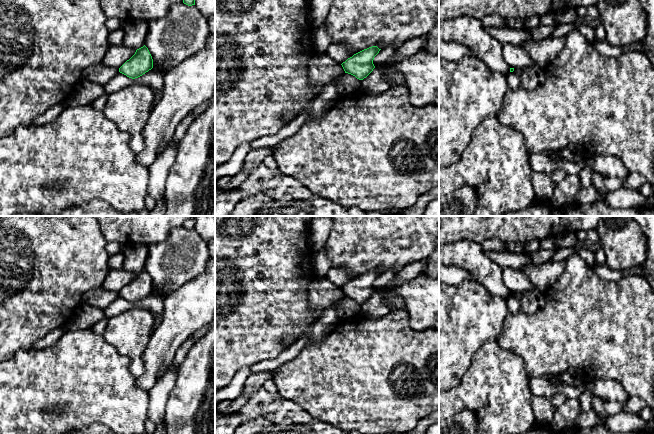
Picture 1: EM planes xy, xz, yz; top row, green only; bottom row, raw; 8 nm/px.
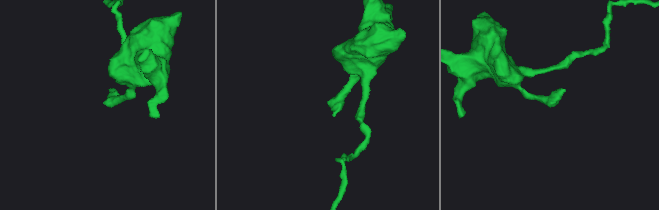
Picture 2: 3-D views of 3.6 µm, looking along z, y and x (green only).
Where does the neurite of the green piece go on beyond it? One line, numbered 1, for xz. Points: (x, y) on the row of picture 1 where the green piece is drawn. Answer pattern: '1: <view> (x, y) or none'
1: none

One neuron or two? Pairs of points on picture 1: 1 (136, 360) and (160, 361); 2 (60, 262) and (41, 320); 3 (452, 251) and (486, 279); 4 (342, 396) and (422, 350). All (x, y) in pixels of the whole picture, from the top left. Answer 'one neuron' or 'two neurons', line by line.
1: two neurons
2: one neuron
3: one neuron
4: one neuron

